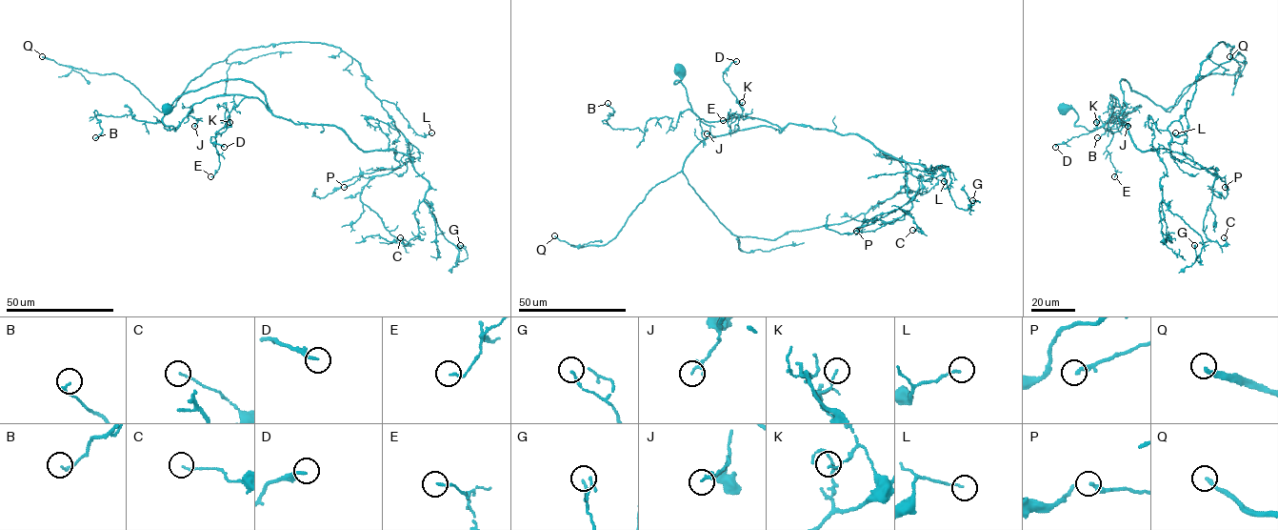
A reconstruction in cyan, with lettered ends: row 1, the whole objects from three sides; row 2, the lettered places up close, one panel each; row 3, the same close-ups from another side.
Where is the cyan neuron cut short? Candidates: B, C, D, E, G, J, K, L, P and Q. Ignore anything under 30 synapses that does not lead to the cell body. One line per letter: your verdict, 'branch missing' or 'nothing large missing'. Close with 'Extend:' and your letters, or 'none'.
B: nothing large missing
C: nothing large missing
D: nothing large missing
E: nothing large missing
G: nothing large missing
J: nothing large missing
K: nothing large missing
L: nothing large missing
P: nothing large missing
Q: branch missing
Extend: Q

